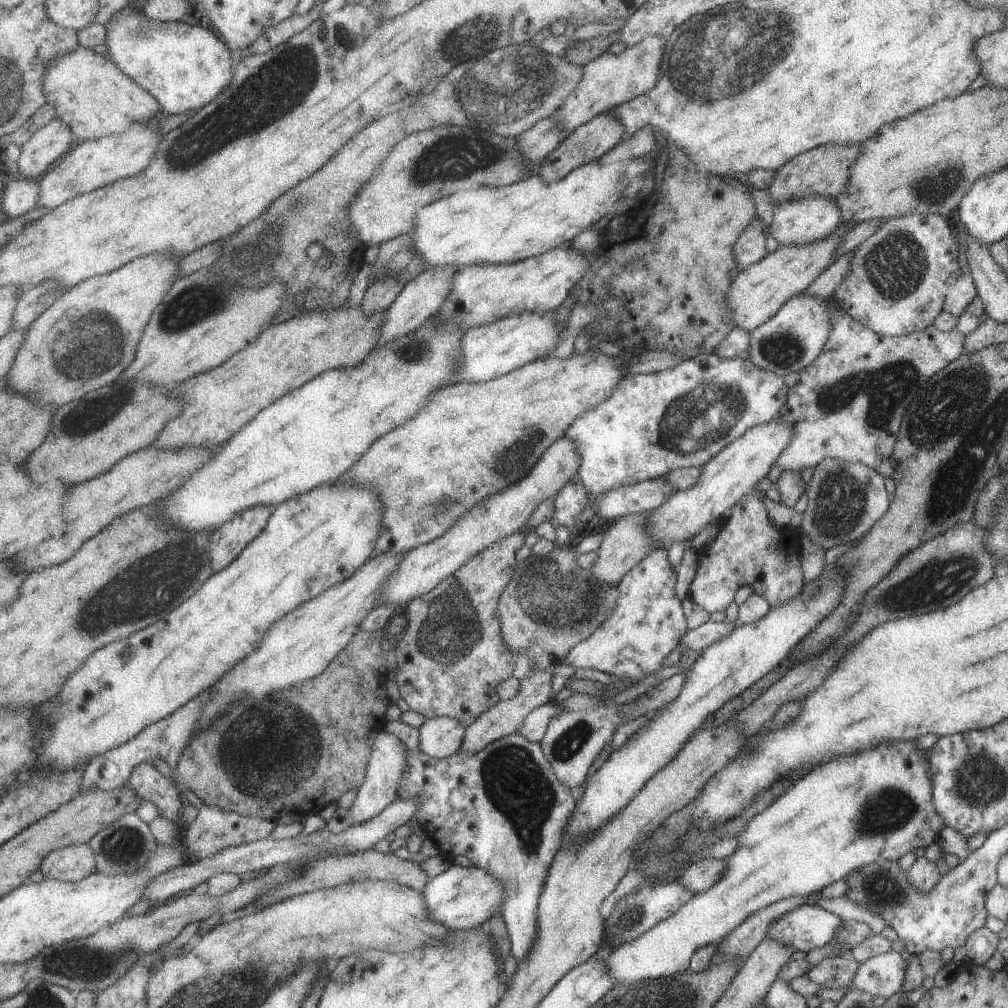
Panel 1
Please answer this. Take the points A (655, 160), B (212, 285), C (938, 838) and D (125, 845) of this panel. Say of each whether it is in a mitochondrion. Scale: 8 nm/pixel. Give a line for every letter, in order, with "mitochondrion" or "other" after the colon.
A: other
B: mitochondrion
C: other
D: mitochondrion

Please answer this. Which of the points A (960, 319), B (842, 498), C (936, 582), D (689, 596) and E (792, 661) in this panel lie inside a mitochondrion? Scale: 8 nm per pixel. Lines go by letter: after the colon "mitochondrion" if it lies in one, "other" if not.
A: other
B: mitochondrion
C: mitochondrion
D: other
E: other

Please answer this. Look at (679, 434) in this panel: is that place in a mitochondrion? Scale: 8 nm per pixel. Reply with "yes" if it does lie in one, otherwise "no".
yes

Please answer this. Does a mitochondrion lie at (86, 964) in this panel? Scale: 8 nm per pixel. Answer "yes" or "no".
yes

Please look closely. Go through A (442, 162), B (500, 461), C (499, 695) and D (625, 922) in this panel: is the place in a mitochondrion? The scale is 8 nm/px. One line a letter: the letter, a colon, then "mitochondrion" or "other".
A: mitochondrion
B: mitochondrion
C: other
D: mitochondrion

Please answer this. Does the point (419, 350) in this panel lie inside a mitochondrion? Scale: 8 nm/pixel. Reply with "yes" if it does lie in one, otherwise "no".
yes

